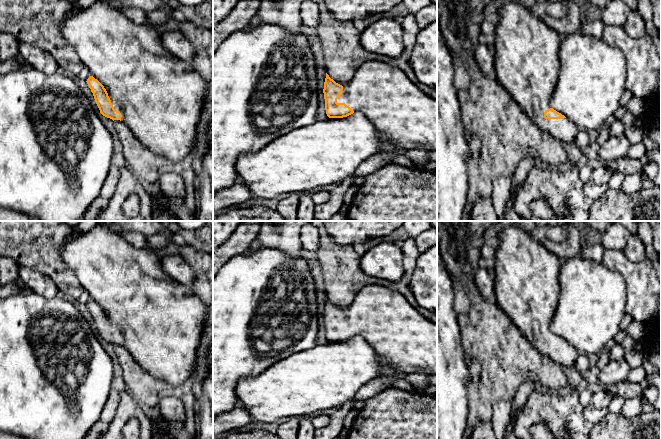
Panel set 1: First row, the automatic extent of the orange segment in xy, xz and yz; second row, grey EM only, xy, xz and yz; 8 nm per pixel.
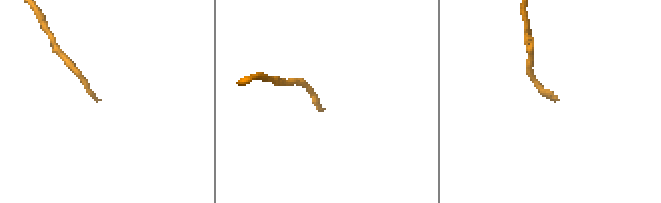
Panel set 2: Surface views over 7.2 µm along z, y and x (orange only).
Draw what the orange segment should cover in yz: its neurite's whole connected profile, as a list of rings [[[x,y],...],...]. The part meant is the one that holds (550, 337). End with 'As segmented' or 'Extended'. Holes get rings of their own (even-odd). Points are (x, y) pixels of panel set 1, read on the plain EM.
[[[509,225],[505,227],[497,237],[499,245],[496,248],[494,265],[496,272],[494,302],[520,330],[527,341],[537,349],[545,359],[568,368],[575,366],[576,359],[580,353],[564,339],[554,334],[550,329],[550,324],[560,296],[559,273],[562,262],[555,254],[549,252],[542,244],[536,242],[532,238],[531,233],[523,227]]]. Extended

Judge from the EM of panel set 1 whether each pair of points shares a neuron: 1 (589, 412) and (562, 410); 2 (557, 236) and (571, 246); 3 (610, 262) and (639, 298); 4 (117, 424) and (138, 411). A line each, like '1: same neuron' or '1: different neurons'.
1: different neurons
2: different neurons
3: same neuron
4: same neuron

